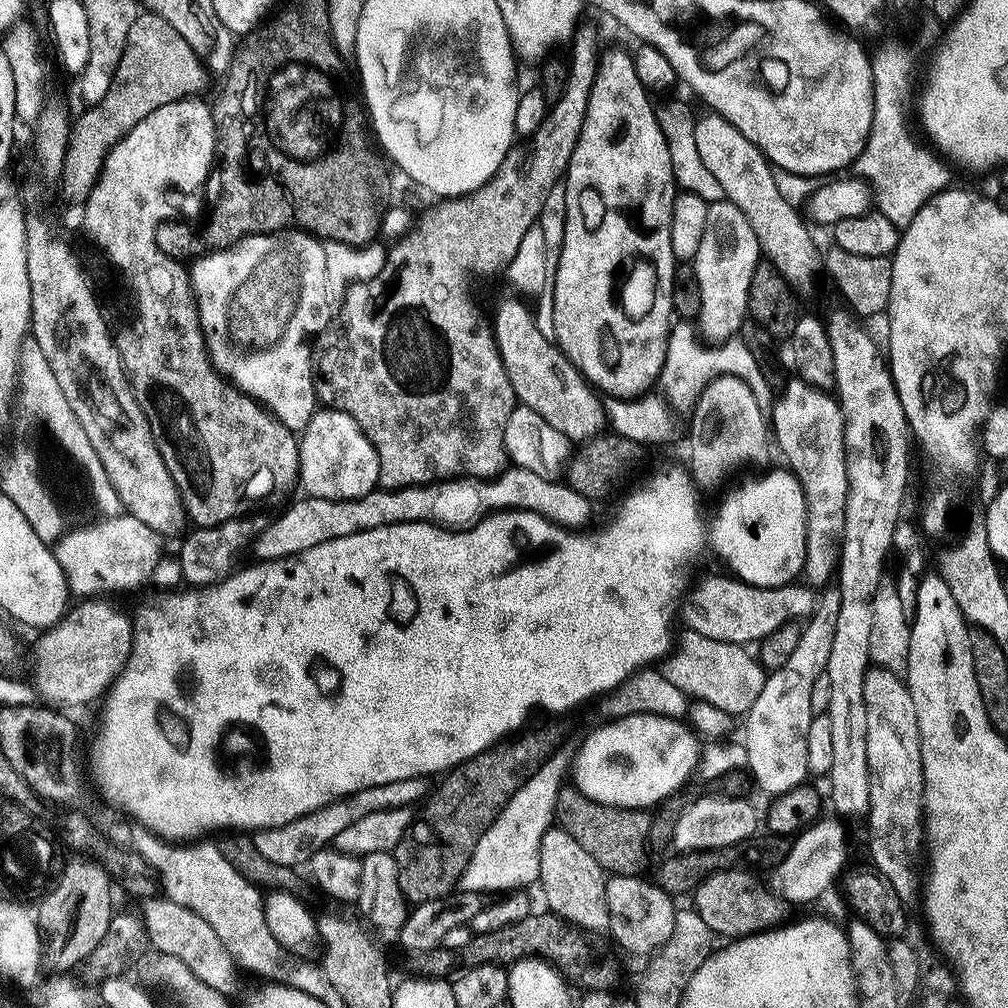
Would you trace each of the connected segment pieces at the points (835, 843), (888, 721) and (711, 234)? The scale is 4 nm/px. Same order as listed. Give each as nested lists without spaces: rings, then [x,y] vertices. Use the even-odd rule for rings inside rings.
[[[836,818],[821,819],[791,841],[792,849],[785,860],[771,869],[771,891],[780,896],[789,906],[812,904],[820,900],[836,884],[844,863],[848,860],[848,832]]]
[[[874,668],[866,678],[865,697],[867,712],[867,762],[870,763],[870,806],[868,807],[868,850],[871,864],[886,884],[905,904],[920,892],[919,879],[916,880],[914,852],[924,844],[924,794],[925,770],[922,754],[921,730],[918,710],[915,709],[911,689],[897,673],[885,668]]]
[[[723,202],[709,203],[706,238],[694,261],[696,284],[700,287],[699,331],[708,342],[725,342],[741,335],[749,319],[750,282],[762,262],[758,234],[754,234],[746,214],[738,206]]]

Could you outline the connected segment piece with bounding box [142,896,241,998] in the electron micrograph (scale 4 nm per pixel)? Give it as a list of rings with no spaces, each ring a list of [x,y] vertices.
[[[155,896],[143,904],[142,919],[147,926],[148,943],[151,949],[163,957],[178,958],[193,970],[196,977],[212,990],[223,996],[234,998],[240,990],[240,970],[236,960],[223,945],[221,938],[198,914],[188,907],[179,906],[165,896]]]

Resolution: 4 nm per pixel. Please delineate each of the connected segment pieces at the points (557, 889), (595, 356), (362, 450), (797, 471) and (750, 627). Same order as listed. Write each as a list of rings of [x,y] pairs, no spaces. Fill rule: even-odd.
[[[549,830],[544,835],[540,851],[540,879],[544,884],[544,900],[547,911],[561,916],[585,934],[607,933],[611,926],[610,908],[607,905],[609,877],[605,870],[586,854],[578,842],[563,830]]]
[[[620,48],[614,49],[613,52],[605,51],[600,62],[600,73],[594,82],[594,90],[590,94],[586,126],[582,126],[582,138],[578,138],[574,158],[568,167],[566,177],[566,214],[568,217],[566,218],[564,248],[560,252],[560,265],[557,267],[556,285],[554,286],[553,330],[558,347],[593,389],[599,390],[605,397],[618,400],[634,401],[637,397],[651,393],[657,387],[660,375],[663,374],[663,366],[666,365],[668,340],[671,338],[674,327],[672,299],[676,296],[678,261],[674,254],[672,227],[674,226],[674,206],[678,187],[670,158],[670,146],[667,145],[662,127],[656,120],[657,109],[651,99],[653,97],[649,90],[642,86],[642,82],[638,82],[635,59],[629,53],[627,56]]]
[[[320,410],[308,431],[299,437],[300,474],[307,495],[323,500],[357,500],[380,488],[380,459],[366,434],[350,418],[335,410]]]
[[[792,378],[792,381],[784,388],[784,393],[777,395],[770,411],[770,426],[774,431],[774,444],[782,455],[788,459],[787,467],[792,475],[798,478],[798,482],[804,488],[806,494],[806,506],[808,507],[808,533],[806,534],[806,562],[802,573],[803,579],[807,581],[813,589],[824,590],[833,583],[834,577],[840,570],[840,559],[844,553],[844,539],[846,538],[846,506],[850,498],[850,474],[846,466],[846,430],[844,429],[844,419],[842,418],[842,410],[840,409],[840,401],[835,395],[829,394],[825,389],[810,386],[805,380]]]
[[[724,576],[710,577],[704,589],[697,596],[689,595],[688,605],[687,600],[683,605],[687,627],[714,642],[756,646],[788,623],[807,621],[816,610],[818,596],[811,587],[751,588],[749,584]]]

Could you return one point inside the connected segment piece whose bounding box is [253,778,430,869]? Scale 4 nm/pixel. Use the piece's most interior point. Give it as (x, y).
(294, 845)

